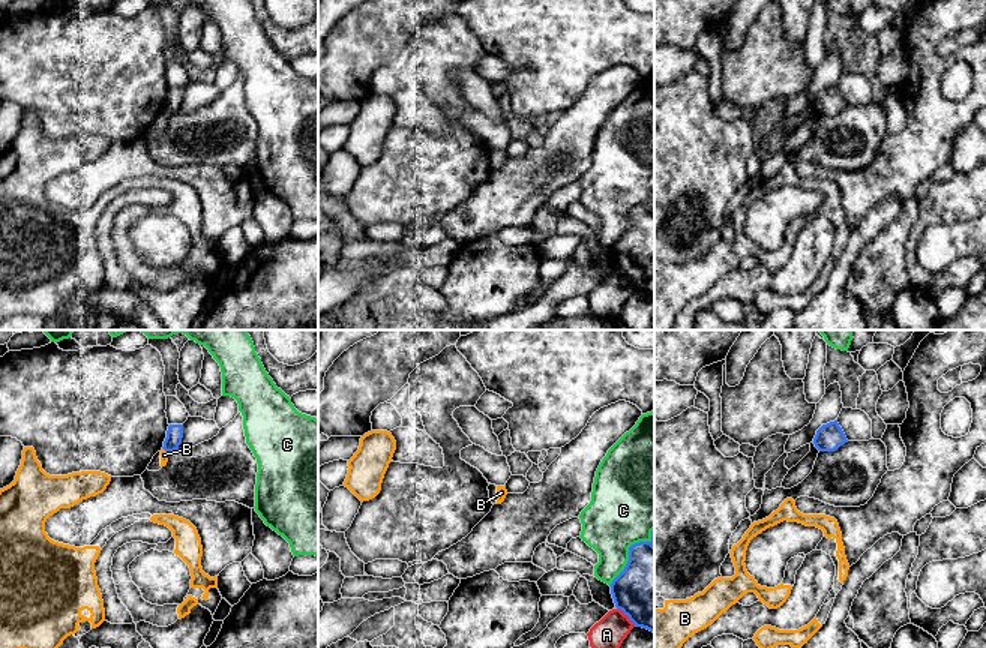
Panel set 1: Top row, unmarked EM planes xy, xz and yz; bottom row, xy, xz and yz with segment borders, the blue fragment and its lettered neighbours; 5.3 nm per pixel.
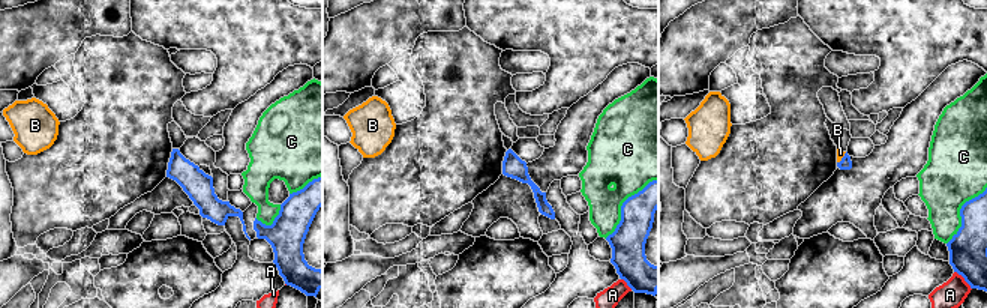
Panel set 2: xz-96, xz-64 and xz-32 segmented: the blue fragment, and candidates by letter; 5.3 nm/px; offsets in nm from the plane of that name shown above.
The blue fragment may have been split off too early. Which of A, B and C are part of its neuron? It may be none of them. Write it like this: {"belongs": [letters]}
{"belongs": []}

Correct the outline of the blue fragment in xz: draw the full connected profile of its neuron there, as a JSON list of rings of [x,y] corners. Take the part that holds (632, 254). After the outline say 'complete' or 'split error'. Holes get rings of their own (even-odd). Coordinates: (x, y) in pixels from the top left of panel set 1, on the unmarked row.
[[[654,194],[650,206],[629,212],[629,225],[609,250],[615,272],[654,297]]]; complete

